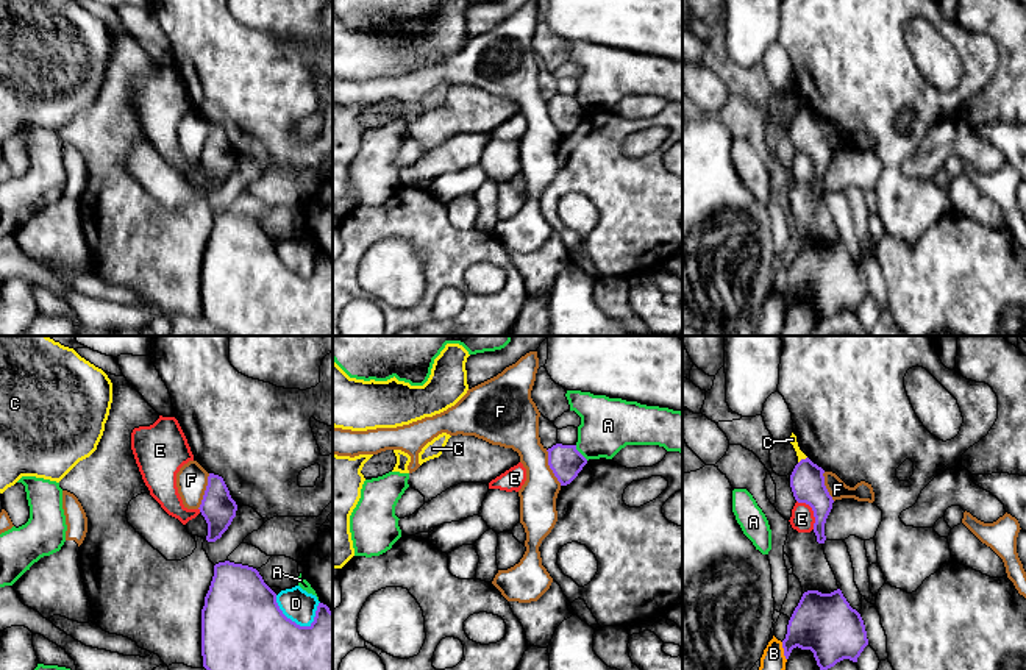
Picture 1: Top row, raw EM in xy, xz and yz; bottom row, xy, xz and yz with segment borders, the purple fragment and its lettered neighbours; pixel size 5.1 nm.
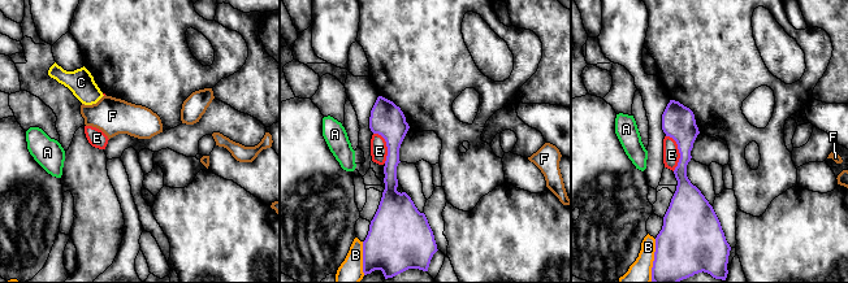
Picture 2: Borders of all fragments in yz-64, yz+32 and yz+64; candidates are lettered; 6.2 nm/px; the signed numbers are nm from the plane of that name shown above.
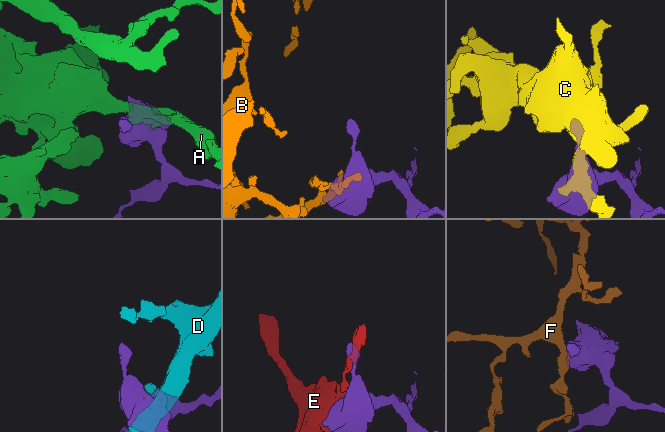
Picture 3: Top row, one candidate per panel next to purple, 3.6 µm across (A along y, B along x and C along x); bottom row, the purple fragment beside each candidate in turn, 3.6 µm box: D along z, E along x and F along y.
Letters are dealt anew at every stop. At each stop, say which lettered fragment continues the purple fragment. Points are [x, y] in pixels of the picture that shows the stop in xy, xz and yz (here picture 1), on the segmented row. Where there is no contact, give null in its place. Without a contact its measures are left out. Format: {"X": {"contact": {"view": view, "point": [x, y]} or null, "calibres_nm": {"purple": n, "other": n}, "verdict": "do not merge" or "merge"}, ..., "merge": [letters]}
{"A": {"contact": {"view": "xz", "point": [580, 453]}, "calibres_nm": {"purple": 170, "other": 280}, "verdict": "do not merge"}, "B": {"contact": {"view": "yz", "point": [784, 652]}, "calibres_nm": {"purple": 300, "other": 120}, "verdict": "do not merge"}, "C": {"contact": {"view": "yz", "point": [801, 459]}, "calibres_nm": {"purple": 180, "other": 50}, "verdict": "do not merge"}, "D": {"contact": {"view": "xy", "point": [289, 619]}, "calibres_nm": {"purple": 440, "other": 160}, "verdict": "do not merge"}, "E": {"contact": {"view": "yz", "point": [812, 509]}, "calibres_nm": {"purple": 180, "other": 120}, "verdict": "do not merge"}, "F": {"contact": {"view": "xy", "point": [205, 491]}, "calibres_nm": {"purple": 170, "other": 160}, "verdict": "do not merge"}, "merge": []}

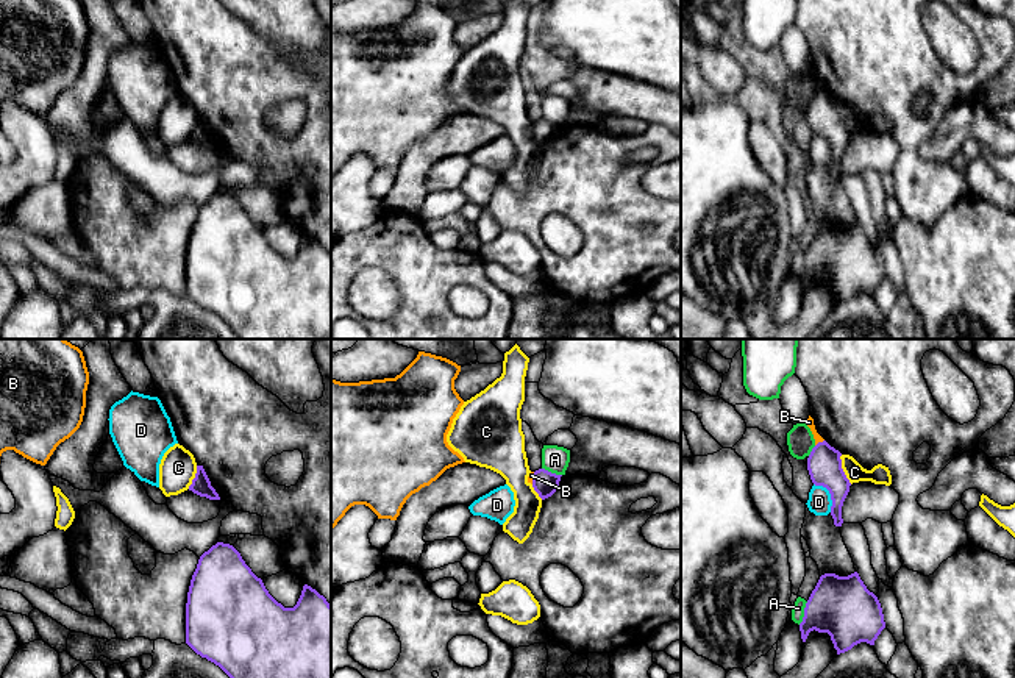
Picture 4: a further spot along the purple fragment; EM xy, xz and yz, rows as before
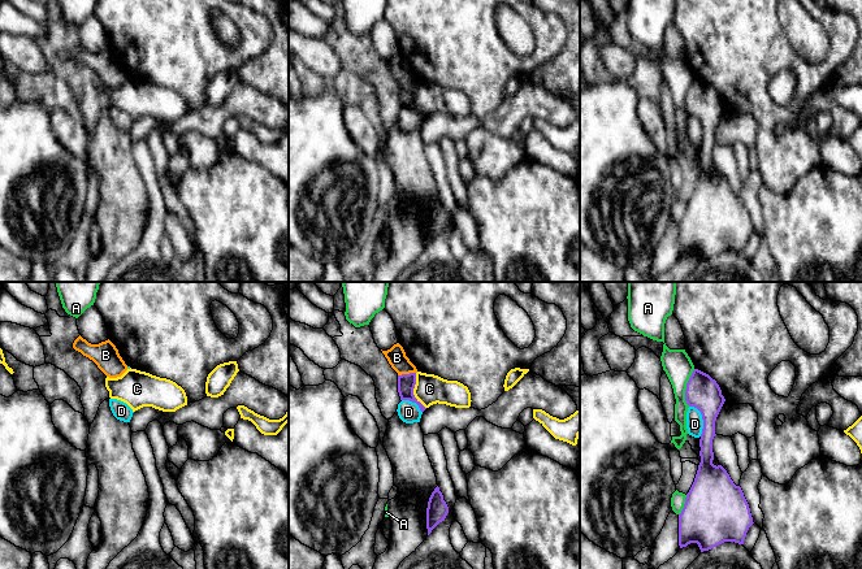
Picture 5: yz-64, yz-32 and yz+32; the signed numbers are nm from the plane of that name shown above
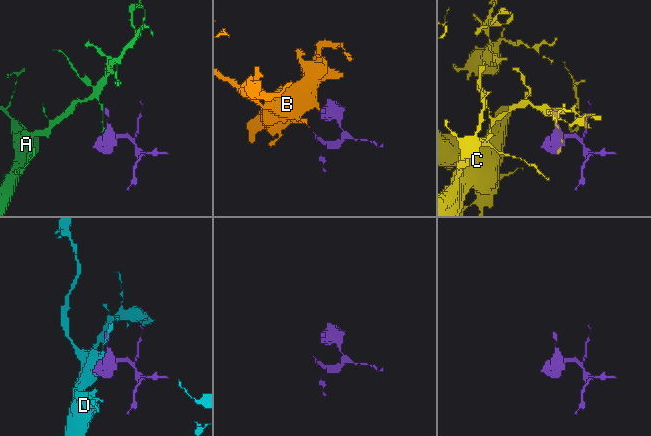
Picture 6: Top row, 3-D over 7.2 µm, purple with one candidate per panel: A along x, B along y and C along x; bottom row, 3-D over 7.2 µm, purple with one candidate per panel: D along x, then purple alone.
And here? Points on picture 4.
{"A": {"contact": {"view": "yz", "point": [804, 613]}, "calibres_nm": {"purple": 320, "other": 60}, "verdict": "do not merge"}, "B": {"contact": {"view": "yz", "point": [819, 442]}, "calibres_nm": {"purple": 180, "other": 50}, "verdict": "do not merge"}, "C": {"contact": {"view": "yz", "point": [842, 469]}, "calibres_nm": {"purple": 180, "other": 100}, "verdict": "do not merge"}, "D": {"contact": {"view": "yz", "point": [829, 492]}, "calibres_nm": {"purple": 180, "other": 120}, "verdict": "do not merge"}, "merge": []}

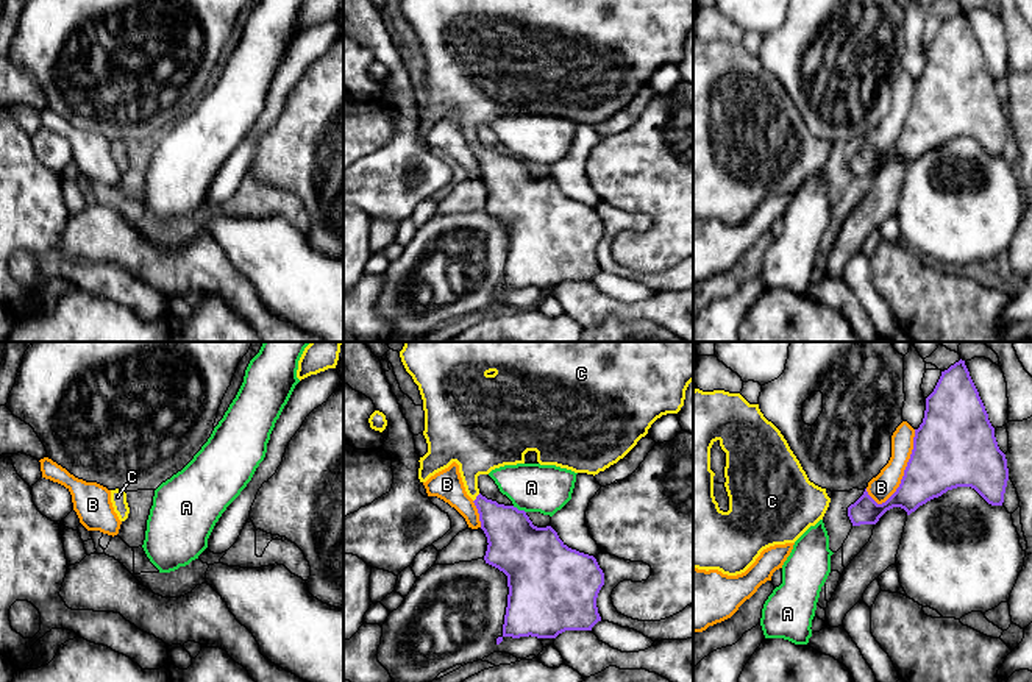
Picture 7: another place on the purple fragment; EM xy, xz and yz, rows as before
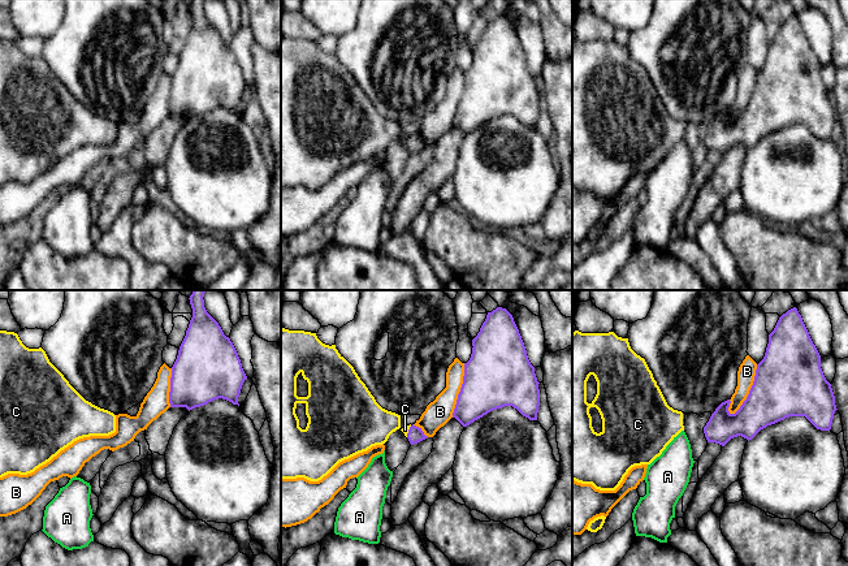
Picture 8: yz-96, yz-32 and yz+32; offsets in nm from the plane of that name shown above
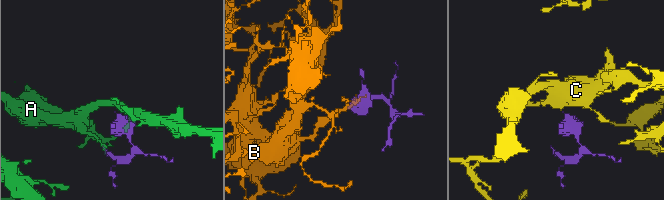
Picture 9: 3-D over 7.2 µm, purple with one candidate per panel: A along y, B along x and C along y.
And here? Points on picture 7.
{"A": {"contact": {"view": "xz", "point": [517, 509]}, "calibres_nm": {"purple": 320, "other": 260}, "verdict": "do not merge"}, "B": {"contact": {"view": "yz", "point": [906, 468]}, "calibres_nm": {"purple": 380, "other": 130}, "verdict": "do not merge"}, "C": {"contact": {"view": "xz", "point": [476, 498]}, "calibres_nm": {"purple": 240, "other": 260}, "verdict": "merge"}, "merge": ["C"]}

